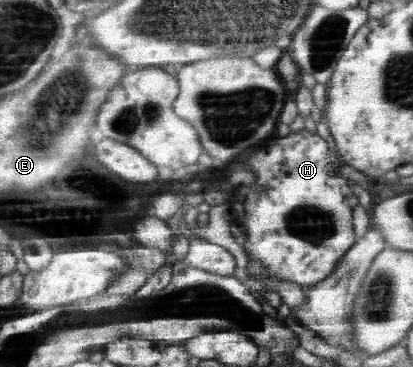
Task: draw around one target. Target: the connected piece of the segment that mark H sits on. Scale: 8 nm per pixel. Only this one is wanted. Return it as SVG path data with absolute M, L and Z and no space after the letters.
M307 128L299 132L292 131L246 162L244 168L256 173L257 181L252 188L242 188L236 206L231 207L236 208L233 211L235 221L241 221L248 234L244 246L247 254L264 264L264 268L268 268L274 278L302 284L306 290L314 288L332 276L342 258L354 248L358 240L354 230L354 212L360 206L360 200L352 189L352 184L356 182L338 174L339 167L344 163L339 152L332 152L322 136Z

